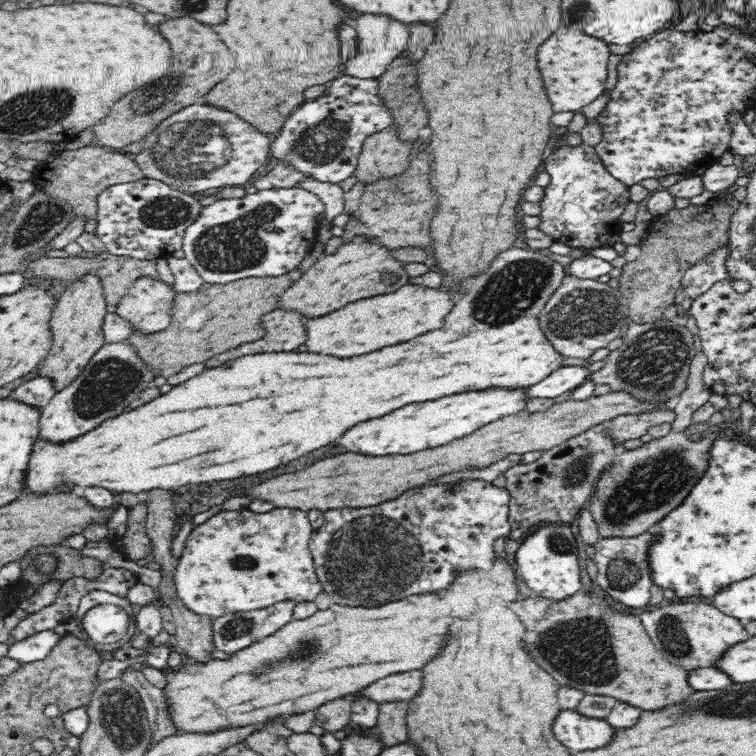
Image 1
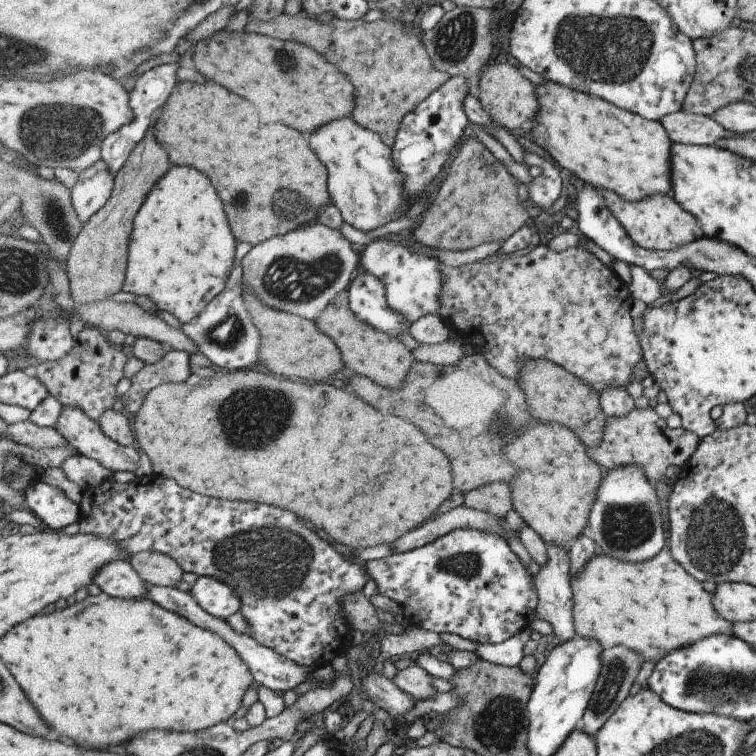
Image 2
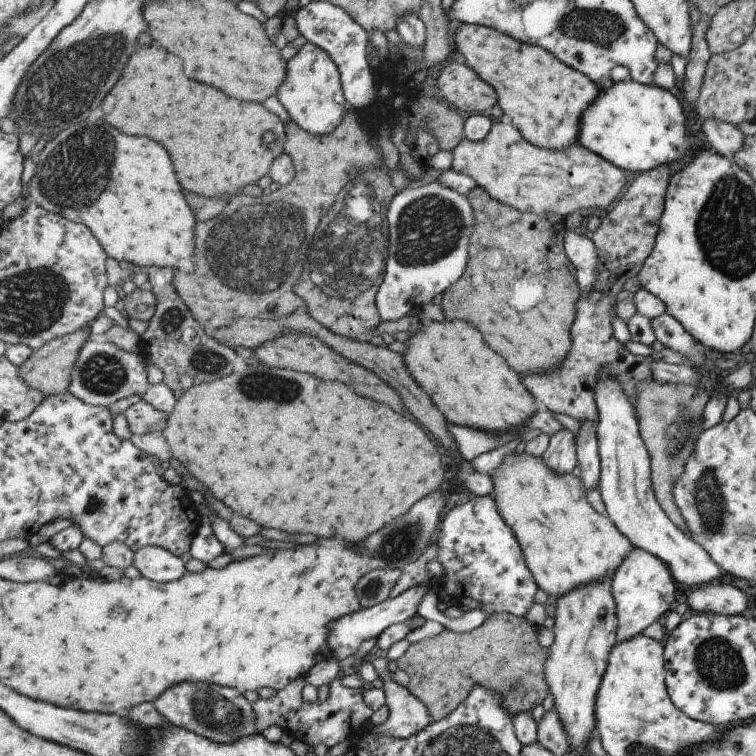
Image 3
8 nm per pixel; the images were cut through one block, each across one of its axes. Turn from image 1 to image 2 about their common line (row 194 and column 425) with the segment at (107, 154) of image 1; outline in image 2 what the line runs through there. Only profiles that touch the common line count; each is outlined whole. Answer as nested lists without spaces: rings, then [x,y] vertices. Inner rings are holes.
[[[301,11],[294,16],[284,13],[277,16],[275,20],[269,21],[259,22],[249,18],[244,25],[244,32],[275,38],[275,40],[301,42],[303,45],[309,46],[324,55],[328,61],[339,66],[340,70],[349,76],[349,80],[353,82],[353,86],[358,91],[357,110],[353,110],[351,118],[355,122],[359,122],[361,126],[368,127],[369,130],[381,134],[381,138],[385,138],[385,142],[390,145],[397,140],[396,135],[399,134],[403,118],[407,118],[407,114],[413,112],[419,104],[429,100],[431,94],[444,86],[450,78],[447,72],[437,70],[433,66],[433,60],[429,58],[429,52],[425,48],[425,42],[421,41],[421,35],[411,34],[403,24],[399,24],[395,20],[381,19],[374,22],[365,22],[362,19],[335,17],[330,22],[320,23],[315,17]]]

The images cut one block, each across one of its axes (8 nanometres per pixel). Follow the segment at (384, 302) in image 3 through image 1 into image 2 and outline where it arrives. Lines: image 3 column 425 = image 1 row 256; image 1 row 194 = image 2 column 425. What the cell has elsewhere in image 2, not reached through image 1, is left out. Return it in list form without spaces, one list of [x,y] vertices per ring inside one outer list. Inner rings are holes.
[[[414,232],[405,236],[405,242],[397,240],[375,240],[366,246],[360,259],[360,271],[373,274],[385,280],[387,295],[391,298],[389,306],[405,316],[407,322],[415,324],[419,318],[427,314],[439,315],[441,310],[441,290],[444,289],[444,270],[441,262],[433,252],[433,248],[421,245],[419,252],[409,248],[409,240],[414,239]]]

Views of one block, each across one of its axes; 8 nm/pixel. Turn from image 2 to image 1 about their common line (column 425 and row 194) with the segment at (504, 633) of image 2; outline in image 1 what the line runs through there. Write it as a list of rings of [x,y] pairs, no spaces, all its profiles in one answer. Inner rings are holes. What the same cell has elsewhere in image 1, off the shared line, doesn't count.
[[[584,144],[575,147],[564,145],[549,155],[543,162],[543,170],[551,177],[550,183],[544,188],[546,196],[540,202],[541,223],[537,227],[540,231],[551,237],[554,243],[563,243],[571,249],[584,248],[584,250],[597,249],[609,246],[612,236],[620,234],[620,217],[625,212],[625,207],[630,203],[629,186],[606,171],[600,157],[596,154],[595,147]]]

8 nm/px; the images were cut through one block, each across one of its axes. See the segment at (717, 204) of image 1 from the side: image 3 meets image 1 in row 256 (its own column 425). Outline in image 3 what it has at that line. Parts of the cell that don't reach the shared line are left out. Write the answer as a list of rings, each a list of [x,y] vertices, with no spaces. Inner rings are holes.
[[[507,612],[491,616],[482,626],[467,634],[451,632],[444,629],[434,638],[423,639],[410,644],[407,651],[393,664],[402,668],[410,678],[408,690],[417,696],[429,710],[434,721],[441,721],[450,716],[463,701],[472,695],[477,686],[485,686],[489,690],[497,690],[503,694],[505,710],[515,718],[521,712],[532,712],[537,704],[542,704],[550,694],[548,678],[545,676],[545,664],[550,656],[550,648],[542,649],[537,645],[539,628],[531,624],[527,618],[513,616]]]

